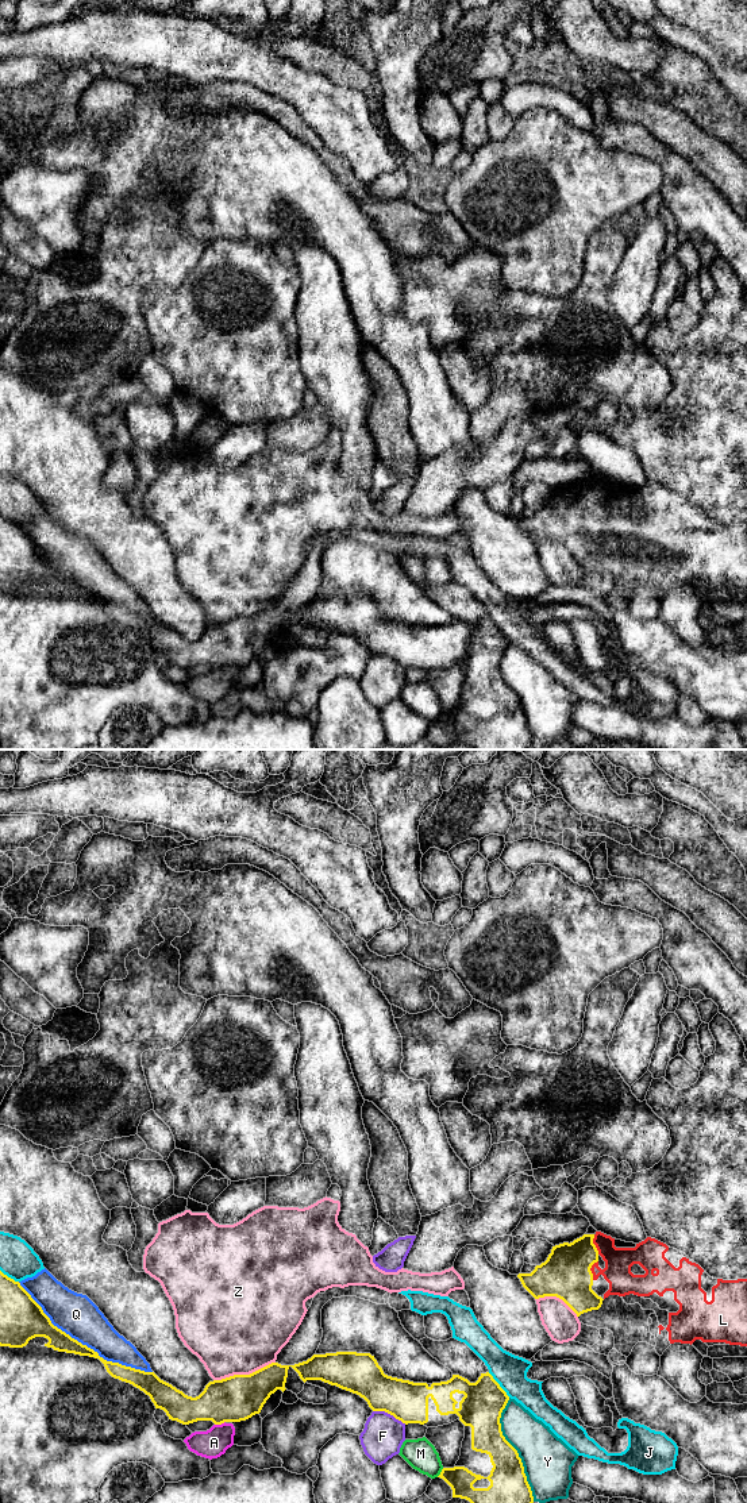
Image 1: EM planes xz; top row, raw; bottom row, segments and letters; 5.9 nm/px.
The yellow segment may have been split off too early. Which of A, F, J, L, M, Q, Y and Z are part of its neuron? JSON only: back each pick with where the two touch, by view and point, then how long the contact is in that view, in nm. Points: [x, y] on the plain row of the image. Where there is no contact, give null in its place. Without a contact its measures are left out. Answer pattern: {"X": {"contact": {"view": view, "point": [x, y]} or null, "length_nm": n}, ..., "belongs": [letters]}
{"L": {"contact": {"view": "xz", "point": [589, 513]}, "length_nm": 120}, "belongs": ["L"]}

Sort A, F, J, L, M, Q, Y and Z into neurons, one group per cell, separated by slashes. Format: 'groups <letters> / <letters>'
groups A / F / J / L / M / Q / Y / Z

